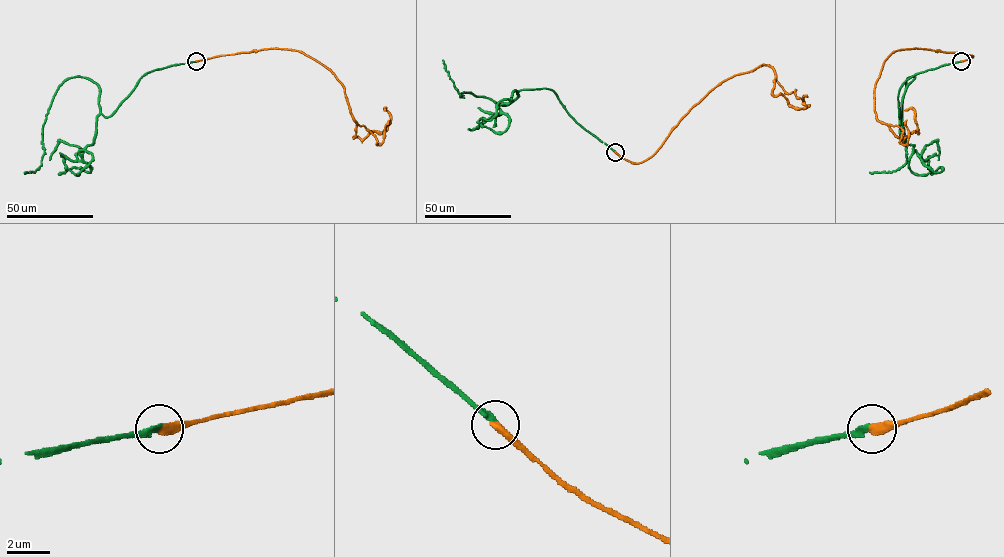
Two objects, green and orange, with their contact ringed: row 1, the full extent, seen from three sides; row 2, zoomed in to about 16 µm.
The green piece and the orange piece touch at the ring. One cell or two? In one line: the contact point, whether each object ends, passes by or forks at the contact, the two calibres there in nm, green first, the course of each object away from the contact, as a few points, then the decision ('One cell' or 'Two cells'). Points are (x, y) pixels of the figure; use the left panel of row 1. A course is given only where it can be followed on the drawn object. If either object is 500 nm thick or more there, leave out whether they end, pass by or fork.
Place: (196, 61). At the ring green ends. At the ring orange ends. Thickness 280 nm (green) against 420 nm. Course of green: (196, 61), (146, 73), (107, 117), (101, 113), (95, 83), (67, 78), (42, 127), (41, 165), (24, 172). Course of orange: (196, 61), (270, 48), (302, 51), (344, 88), (354, 137), (382, 132), (390, 121), (385, 110). One cell

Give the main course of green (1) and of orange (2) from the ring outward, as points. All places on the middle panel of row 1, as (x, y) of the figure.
1: (615, 151), (579, 125), (553, 90), (524, 89), (503, 105), (472, 93), (463, 92), (461, 97), (442, 60)
2: (615, 152), (648, 159), (709, 92), (763, 64), (775, 72), (774, 96), (801, 108), (809, 106), (804, 95)

